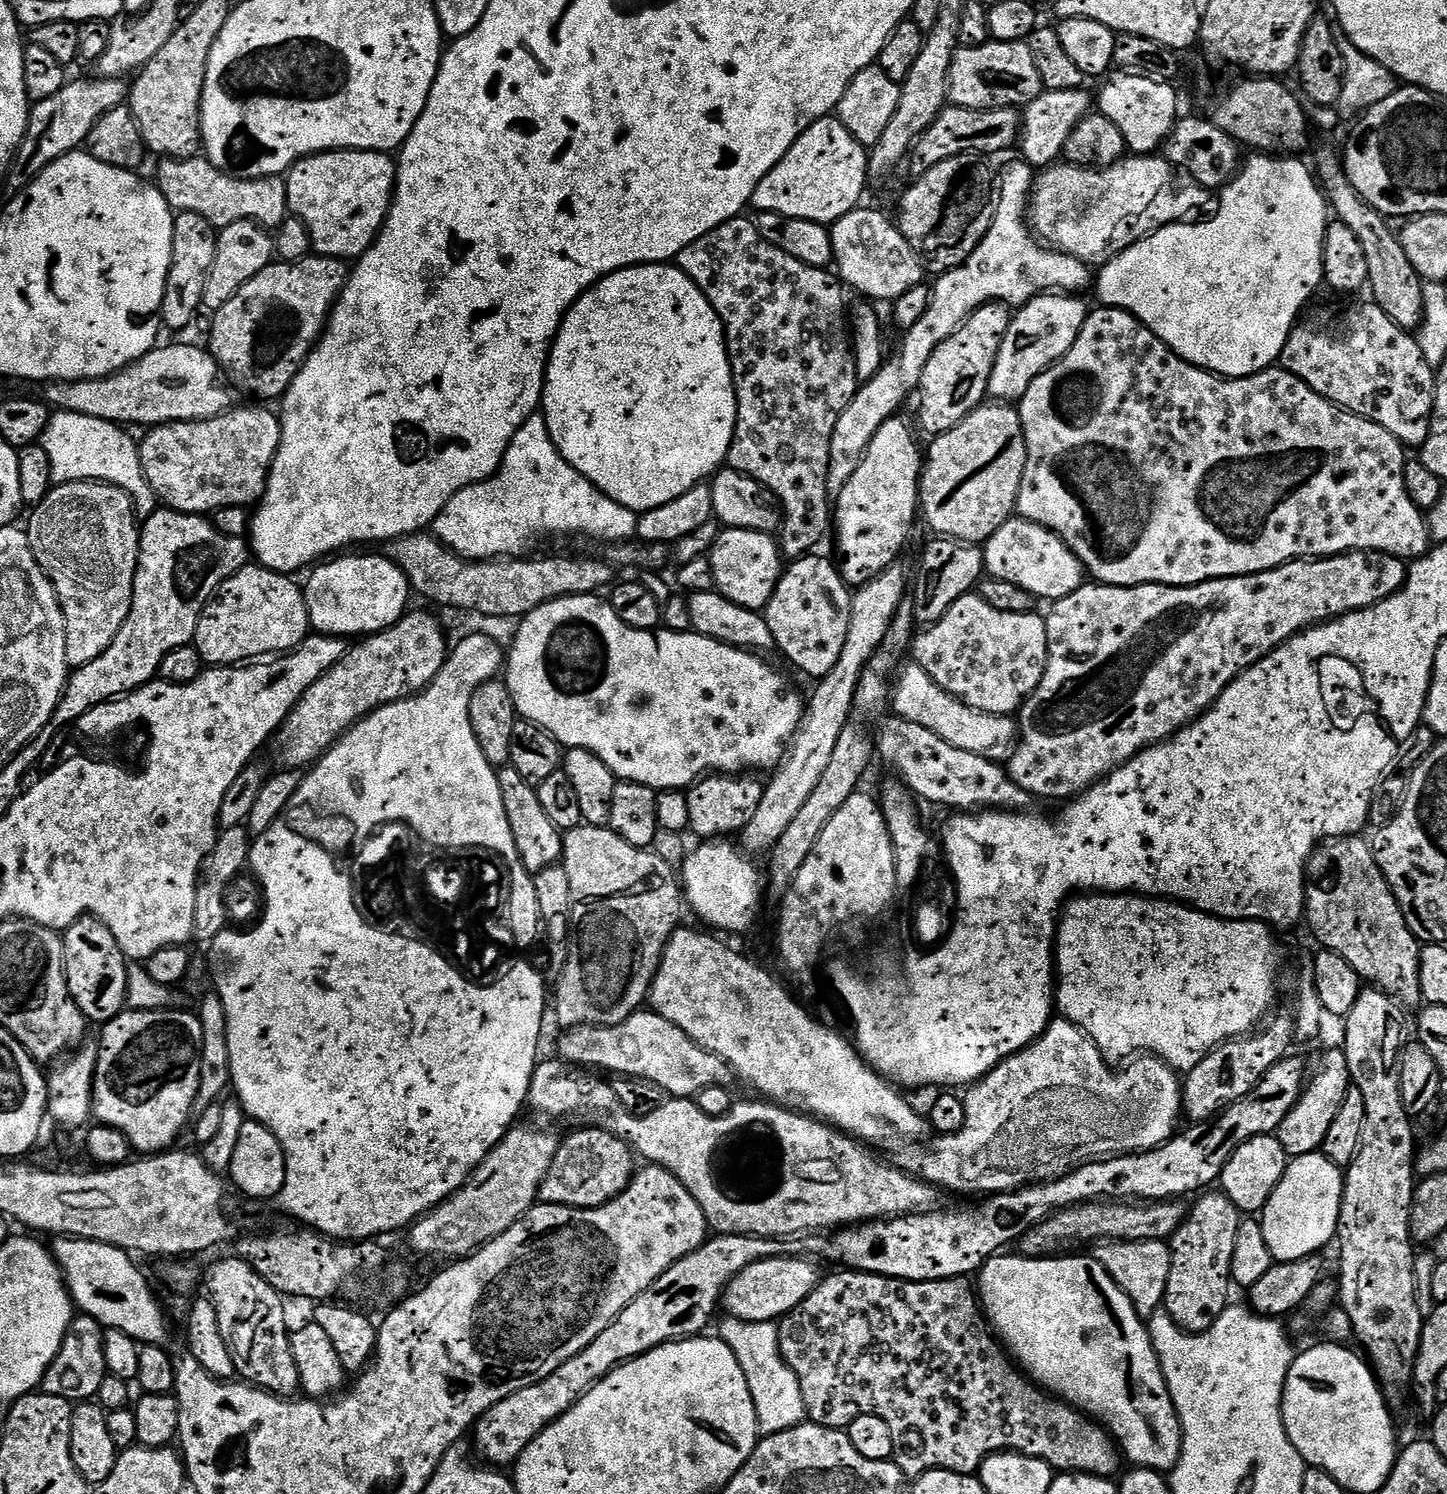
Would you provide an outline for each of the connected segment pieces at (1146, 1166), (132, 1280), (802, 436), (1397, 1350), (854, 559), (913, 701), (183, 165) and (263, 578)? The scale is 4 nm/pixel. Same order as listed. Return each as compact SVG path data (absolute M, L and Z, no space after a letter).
M1295 1054L1289 1055L1275 1064L1257 1082L1254 1090L1250 1090L1250 1094L1246 1094L1238 1102L1225 1108L1219 1116L1207 1122L1193 1123L1188 1126L1192 1128L1186 1129L1185 1132L1184 1129L1177 1131L1176 1135L1162 1146L1152 1148L1148 1152L1131 1152L1128 1156L1109 1155L1107 1158L1073 1168L1057 1176L1055 1180L1045 1180L1042 1184L1028 1184L1024 1188L1017 1188L1014 1192L997 1192L989 1195L985 1199L988 1201L977 1212L972 1208L948 1208L945 1212L925 1210L913 1212L910 1216L897 1216L855 1226L844 1226L831 1234L804 1234L799 1238L780 1239L770 1236L743 1236L742 1234L713 1235L705 1240L702 1246L698 1246L698 1250L673 1262L651 1286L642 1290L642 1294L638 1294L638 1298L634 1298L634 1302L630 1302L630 1306L626 1306L626 1310L622 1310L622 1314L618 1314L618 1318L614 1318L614 1322L610 1322L610 1326L606 1326L606 1330L602 1330L602 1334L598 1334L598 1338L590 1342L590 1346L586 1346L586 1350L578 1350L578 1354L574 1354L570 1362L562 1362L562 1366L558 1366L558 1370L549 1378L535 1383L534 1386L523 1387L508 1399L503 1399L502 1402L491 1407L474 1425L476 1448L489 1460L487 1462L489 1465L515 1465L522 1450L526 1450L526 1446L530 1446L530 1442L534 1442L534 1438L542 1434L546 1425L552 1424L562 1414L566 1414L566 1410L575 1406L599 1380L605 1380L620 1364L638 1358L658 1346L669 1344L672 1340L689 1340L691 1336L701 1335L707 1329L704 1327L711 1322L716 1308L718 1312L721 1307L728 1283L742 1270L746 1270L746 1266L759 1260L768 1260L771 1256L782 1255L805 1258L825 1256L826 1259L833 1260L836 1266L858 1272L873 1272L895 1280L934 1282L950 1278L968 1278L979 1273L990 1256L1007 1249L1004 1247L1011 1240L1019 1241L1030 1226L1040 1224L1061 1208L1103 1200L1108 1202L1176 1200L1184 1198L1180 1196L1186 1195L1187 1192L1196 1194L1201 1190L1211 1189L1219 1181L1226 1162L1234 1154L1234 1150L1238 1150L1238 1146L1242 1146L1255 1136L1270 1136L1275 1133L1282 1118L1286 1118L1286 1114L1290 1114L1290 1110L1298 1102L1305 1083L1306 1072L1304 1076L1303 1062Z
M56 1238L50 1251L56 1257L56 1265L64 1275L73 1305L83 1315L94 1318L105 1329L115 1330L134 1338L141 1345L165 1343L168 1336L168 1320L164 1308L156 1301L146 1277L140 1273L133 1257L122 1248L115 1248L93 1240Z
M737 218L737 219L735 219L735 220L727 220L727 221L726 221L726 223L725 223L725 224L723 224L723 225L722 225L722 226L718 226L718 227L717 227L717 228L715 228L715 229L714 229L714 230L710 230L710 234L702 234L702 238L698 238L698 242L690 242L690 246L686 246L686 250L682 250L682 254L678 254L678 255L677 255L677 256L676 256L676 259L675 259L675 261L674 261L674 263L675 263L675 265L676 265L676 267L678 267L678 268L680 268L680 269L682 269L682 271L683 271L683 272L685 272L685 274L687 274L687 276L689 276L689 278L690 278L690 279L691 279L691 280L692 280L692 281L693 281L693 282L694 282L694 283L696 283L696 285L698 285L698 286L699 286L699 287L700 287L700 289L701 289L701 290L702 290L702 294L706 294L706 298L707 298L707 299L708 299L708 300L709 300L709 301L710 301L710 303L712 303L712 305L713 305L713 306L714 306L714 310L715 310L715 311L716 311L716 313L717 313L717 314L718 314L718 318L719 318L719 319L720 319L720 321L721 321L721 322L722 322L722 323L723 323L723 324L724 324L724 340L725 340L725 341L726 341L726 342L727 342L727 343L728 343L728 361L729 361L729 362L730 362L730 366L731 366L731 367L732 367L732 381L733 381L733 382L734 382L734 386L735 386L735 387L736 387L736 429L735 429L735 430L734 430L734 434L733 434L733 435L732 435L732 445L731 445L731 446L730 446L730 450L729 450L729 451L728 451L728 458L727 458L727 461L726 461L726 464L727 464L727 467L729 467L729 468L732 468L732 469L733 469L733 470L735 470L735 472L740 472L740 473L741 473L741 474L742 474L742 475L744 475L744 476L749 476L749 477L750 477L750 478L754 478L754 479L755 479L755 480L756 480L756 481L758 481L758 482L759 482L759 483L760 483L760 484L761 484L761 485L762 485L762 486L766 486L766 487L767 487L767 488L769 488L769 489L770 489L770 490L771 490L771 491L772 491L772 492L773 492L773 493L774 493L774 494L775 494L775 495L776 495L776 499L777 499L777 501L778 501L778 503L779 503L779 505L780 505L780 507L781 507L781 509L782 509L782 527L781 527L781 529L780 529L780 531L779 531L779 533L778 533L778 543L779 543L779 546L780 546L780 551L781 551L781 553L783 553L783 555L784 555L784 556L785 556L785 557L788 557L788 558L799 558L799 557L802 557L802 556L807 556L807 555L809 555L809 553L811 553L811 552L812 552L812 551L813 551L813 550L816 550L816 549L819 549L819 548L816 548L816 547L818 547L818 546L819 546L819 544L820 544L820 539L822 539L822 538L823 538L823 536L824 536L824 535L826 535L826 534L827 534L827 532L828 532L828 535L829 535L829 532L830 532L830 493L829 493L829 491L828 491L828 467L829 467L829 466L830 466L830 440L831 440L831 439L832 439L832 438L834 438L834 426L838 426L838 418L839 418L839 417L840 417L840 415L841 415L841 414L842 414L842 410L846 410L846 406L850 406L850 402L851 402L851 401L852 401L852 399L853 399L853 398L854 398L854 394L855 394L855 393L856 393L856 389L857 389L857 387L858 387L858 381L857 381L857 379L856 379L856 356L855 356L855 354L853 354L853 353L852 353L852 341L851 341L851 339L850 339L850 320L849 320L849 317L848 317L848 316L847 316L847 315L846 315L846 308L845 308L845 312L844 312L844 292L845 292L845 293L846 293L846 288L845 288L845 285L844 285L844 284L843 284L843 283L841 283L841 281L840 281L840 280L839 280L839 279L837 279L837 277L836 277L836 276L835 276L835 275L833 275L833 273L832 273L832 272L831 272L831 271L828 271L828 270L825 270L825 269L822 269L822 268L815 268L815 267L814 267L814 266L806 266L806 265L805 265L805 264L803 264L803 263L802 263L802 262L798 262L798 258L790 258L790 254L786 254L786 250L778 250L778 246L770 246L770 242L766 242L766 238L762 238L762 234L758 234L758 230L757 230L757 229L756 229L756 225L755 225L755 223L753 223L753 221L752 221L752 220L751 220L751 219L748 219L748 220L744 220L744 219L745 219L745 218Z
M1364 990L1361 991L1354 1010L1350 1010L1350 1014L1343 1021L1344 1041L1342 1041L1342 1047L1346 1054L1346 1062L1350 1066L1352 1087L1362 1090L1362 1099L1366 1102L1366 1123L1362 1126L1362 1142L1358 1146L1358 1154L1351 1166L1344 1172L1344 1193L1342 1194L1342 1206L1340 1207L1340 1217L1338 1218L1338 1226L1336 1227L1336 1240L1338 1241L1338 1245L1340 1244L1338 1304L1350 1318L1355 1343L1358 1342L1364 1347L1362 1349L1363 1355L1366 1357L1367 1363L1370 1365L1377 1381L1383 1385L1382 1391L1388 1401L1389 1408L1393 1410L1399 1410L1404 1404L1404 1396L1400 1393L1400 1388L1396 1384L1405 1383L1407 1385L1412 1379L1412 1367L1414 1367L1418 1358L1418 1346L1422 1342L1422 1330L1424 1329L1426 1319L1425 1309L1421 1308L1418 1302L1416 1279L1414 1278L1414 1266L1416 1265L1418 1252L1414 1247L1412 1231L1410 1230L1410 1214L1412 1213L1412 1199L1416 1193L1418 1183L1418 1173L1414 1167L1414 1161L1418 1155L1418 1143L1416 1144L1416 1132L1412 1129L1412 1124L1414 1124L1413 1117L1409 1116L1406 1106L1402 1102L1402 1086L1400 1085L1400 1069L1398 1065L1400 1062L1400 1049L1405 1037L1403 1038L1404 1016L1400 1011L1402 1011L1401 1005L1393 1000L1392 997L1386 995L1385 992Z
M901 418L888 420L874 434L866 454L862 458L862 466L854 470L854 478L846 482L846 486L834 500L834 536L840 547L838 567L845 584L859 586L878 578L890 565L901 559L900 551L912 532L912 523L918 520L920 503L920 478L922 475L922 448L916 445L916 436L908 429L908 424Z
M909 662L901 672L899 669L890 688L890 708L906 722L915 722L938 734L938 738L950 742L950 746L957 750L970 750L970 754L985 756L987 760L1007 761L1018 740L1018 724L1012 716L999 716L966 706L954 698L954 694L942 690L942 686L938 686L938 682L934 682L934 678L915 662Z
M203 155L191 156L188 160L161 159L156 168L154 183L166 198L173 213L200 214L219 230L230 222L255 220L262 228L275 230L288 217L288 181L284 176L267 176L257 180L234 178L218 170Z
M245 566L241 572L235 572L221 588L216 591L216 595L209 600L208 604L202 610L202 614L198 618L198 626L196 627L196 639L194 647L200 652L200 657L204 659L205 665L208 666L240 666L245 662L256 662L261 658L272 658L277 654L288 654L300 647L304 640L310 634L310 625L308 623L308 607L304 601L304 593L301 585L295 584L291 575L283 572L271 572L269 568L259 566Z

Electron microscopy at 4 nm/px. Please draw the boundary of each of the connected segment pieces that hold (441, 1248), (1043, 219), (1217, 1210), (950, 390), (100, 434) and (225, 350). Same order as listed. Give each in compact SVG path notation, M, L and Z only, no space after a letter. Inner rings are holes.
M513 1126L508 1133L488 1152L484 1161L473 1170L461 1188L448 1200L441 1202L426 1215L421 1216L415 1224L407 1229L408 1244L416 1252L424 1256L452 1256L448 1258L463 1258L472 1255L478 1248L489 1244L494 1238L506 1234L514 1222L518 1222L537 1203L542 1178L550 1174L550 1162L554 1162L554 1154L558 1154L561 1137L547 1132L544 1128L520 1128Z
M1132 154L1109 168L1073 166L1067 162L1049 166L1034 180L1030 227L1047 247L1070 254L1086 265L1103 266L1158 229L1187 221L1191 212L1200 212L1213 203L1209 189L1195 182L1179 184L1175 175L1172 165L1160 154ZM1108 169L1122 176L1118 194L1114 192L1112 196ZM1084 204L1090 204L1088 216L1084 216Z
M1220 1190L1205 1191L1195 1200L1196 1205L1187 1209L1186 1219L1167 1241L1172 1261L1162 1308L1184 1331L1205 1332L1230 1306L1228 1288L1232 1279L1232 1255L1242 1213Z
M984 304L974 310L968 321L961 324L957 332L950 334L950 338L946 338L946 342L942 342L934 354L930 354L930 362L926 362L926 370L922 370L918 389L920 424L929 432L929 437L935 438L954 430L962 418L985 403L990 374L1012 318L1009 305Z
M53 411L48 417L48 425L44 434L38 441L50 458L53 485L69 484L75 480L99 480L102 484L113 484L126 490L126 494L136 506L137 517L153 516L158 511L158 501L150 482L146 482L146 474L142 470L139 443L135 439L132 441L132 436L128 432L131 431L102 418L90 418L86 414L74 414L73 412Z
M309 254L306 258L289 264L270 263L266 270L262 270L262 274L254 274L254 278L250 278L250 282L246 282L246 286L242 286L242 290L238 290L238 294L234 294L234 298L230 298L230 302L226 302L226 306L219 308L211 317L212 337L206 344L221 373L229 381L237 380L250 395L260 399L257 401L279 401L324 335L332 307L343 292L350 275L349 265L344 264L347 263L339 256Z

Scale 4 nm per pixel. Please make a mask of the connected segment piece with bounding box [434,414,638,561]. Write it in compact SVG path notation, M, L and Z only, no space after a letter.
M537 414L531 416L531 418L521 426L518 430L518 434L514 434L514 438L502 458L500 469L496 471L489 480L483 480L477 484L466 486L458 494L454 494L454 498L450 498L450 502L446 502L446 506L441 510L436 519L434 535L436 539L440 540L451 552L456 552L458 555L463 556L465 561L495 560L497 558L523 557L525 553L527 553L524 551L531 546L532 540L540 540L543 536L589 536L592 540L608 540L604 542L628 542L636 536L637 519L637 513L631 512L626 506L622 506L618 502L614 502L606 494L602 494L602 490L598 490L581 472L574 470L574 466L570 466L570 462L566 462L566 458L562 458L558 446L554 446L554 442L550 438L550 430L546 426L543 415Z

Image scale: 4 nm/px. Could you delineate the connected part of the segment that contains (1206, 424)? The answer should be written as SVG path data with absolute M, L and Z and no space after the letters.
M1103 306L1097 307L1097 309L1097 312L1096 309L1089 311L1074 346L1070 346L1070 350L1066 350L1066 354L1061 360L1051 364L1042 374L1038 374L1038 378L1034 378L1034 382L1030 382L1030 390L1026 390L1024 397L1018 401L1018 411L1026 438L1026 454L1028 457L1022 474L1022 486L1016 499L1016 512L1023 519L1058 534L1062 538L1062 542L1066 542L1069 550L1079 558L1084 566L1085 573L1093 581L1114 588L1132 588L1135 584L1169 584L1172 588L1189 588L1191 584L1205 584L1208 580L1225 580L1228 576L1258 574L1288 564L1291 560L1341 556L1344 552L1385 552L1391 556L1399 556L1405 562L1417 560L1418 557L1424 556L1428 552L1430 547L1428 521L1425 513L1421 512L1418 506L1414 506L1414 502L1410 502L1410 494L1406 494L1406 482L1402 482L1406 448L1405 445L1394 438L1394 434L1390 434L1390 430L1330 403L1326 398L1322 398L1322 394L1310 390L1310 386L1306 386L1306 382L1302 382L1300 376L1285 372L1279 366L1265 368L1262 372L1255 372L1253 376L1237 376L1235 378L1218 376L1215 372L1208 372L1205 368L1199 368L1190 362L1186 362L1173 348L1166 346L1166 342L1162 342L1162 338L1158 338L1138 317L1131 316L1129 312L1124 312L1120 308L1105 308Z

